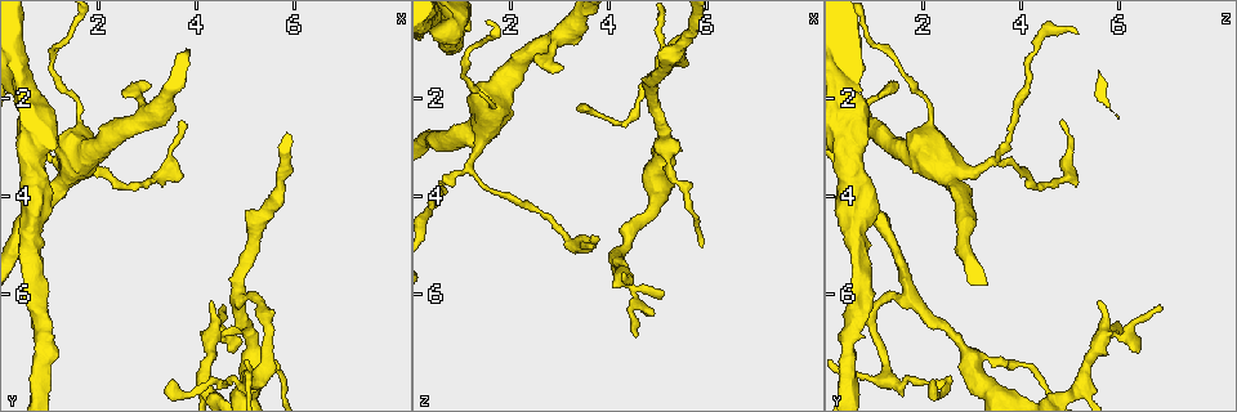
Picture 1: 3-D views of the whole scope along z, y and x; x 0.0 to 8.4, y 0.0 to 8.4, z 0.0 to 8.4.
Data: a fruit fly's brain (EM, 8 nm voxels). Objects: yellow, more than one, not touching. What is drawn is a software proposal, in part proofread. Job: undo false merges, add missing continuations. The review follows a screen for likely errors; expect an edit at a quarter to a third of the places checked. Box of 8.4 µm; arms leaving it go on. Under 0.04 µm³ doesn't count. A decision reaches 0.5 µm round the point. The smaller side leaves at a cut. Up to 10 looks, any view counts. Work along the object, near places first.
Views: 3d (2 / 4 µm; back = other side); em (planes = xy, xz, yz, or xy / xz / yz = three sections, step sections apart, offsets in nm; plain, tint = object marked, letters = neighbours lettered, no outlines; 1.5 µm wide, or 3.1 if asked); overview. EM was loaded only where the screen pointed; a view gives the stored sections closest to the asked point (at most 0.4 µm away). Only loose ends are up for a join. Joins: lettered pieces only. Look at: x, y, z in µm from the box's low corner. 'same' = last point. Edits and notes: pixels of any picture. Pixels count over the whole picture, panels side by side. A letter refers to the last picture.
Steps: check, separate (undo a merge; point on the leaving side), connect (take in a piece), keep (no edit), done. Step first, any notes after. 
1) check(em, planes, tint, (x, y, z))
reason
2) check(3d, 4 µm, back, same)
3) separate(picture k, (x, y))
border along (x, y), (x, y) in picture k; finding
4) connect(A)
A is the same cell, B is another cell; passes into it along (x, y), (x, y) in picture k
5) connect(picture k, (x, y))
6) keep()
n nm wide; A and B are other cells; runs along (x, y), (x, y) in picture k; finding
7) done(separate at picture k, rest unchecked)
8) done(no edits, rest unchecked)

check(em, yz, step 4, tint, (1.15, 3.30, 3.50))
small branch off a trunk

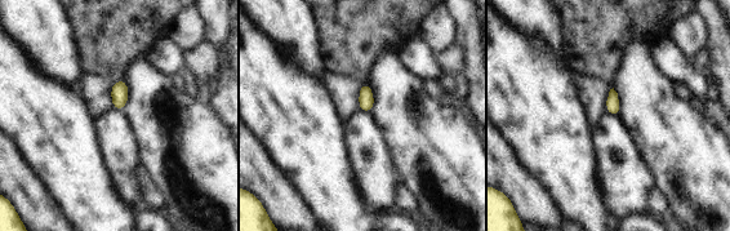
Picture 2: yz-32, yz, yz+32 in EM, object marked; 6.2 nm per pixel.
check(em, planes, letters, same)
another direction

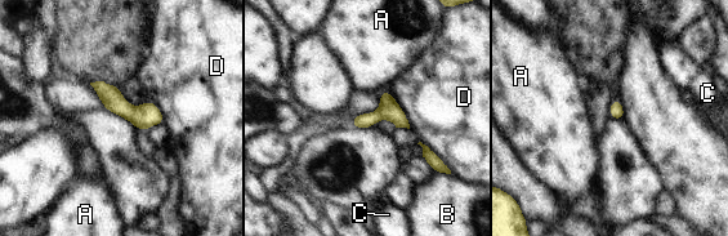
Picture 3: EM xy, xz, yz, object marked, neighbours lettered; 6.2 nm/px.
keep()
80 nm wide; A, B, C and D are other cells; runs along (97, 85), (126, 111), (160, 120) in picture 3; one neuron here

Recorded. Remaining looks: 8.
check(em, xy, step 8, letters, (3.70, 2.45, 4.80))
tapers out

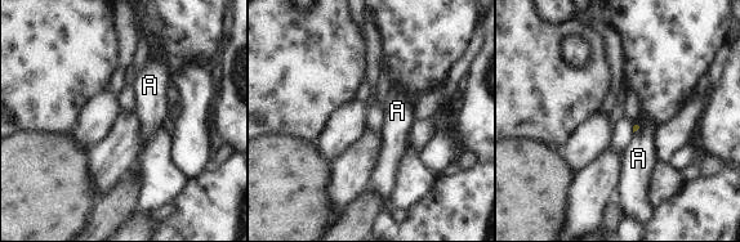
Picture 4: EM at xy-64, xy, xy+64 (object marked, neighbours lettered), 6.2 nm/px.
check(em, planes, letters, same)

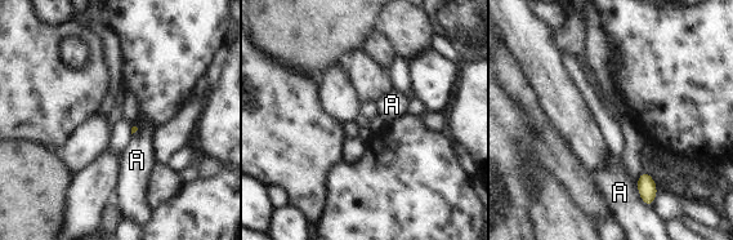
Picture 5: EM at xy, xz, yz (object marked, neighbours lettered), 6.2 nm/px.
keep()
A is another cell; border along (635, 182), (639, 198), (644, 203) in picture 5; none of them fits

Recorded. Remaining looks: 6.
check(em, planes, plain, (3.00, 1.70, 1.40))
free end

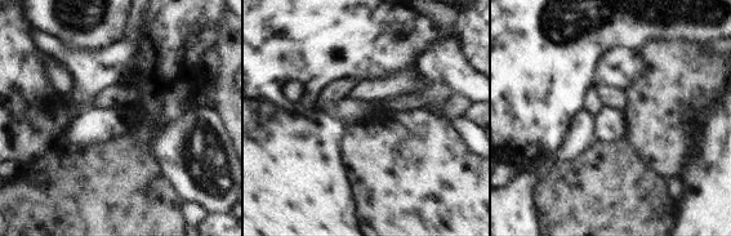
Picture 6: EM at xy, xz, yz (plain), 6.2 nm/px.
check(em, planes, letters, same)
what lies round it

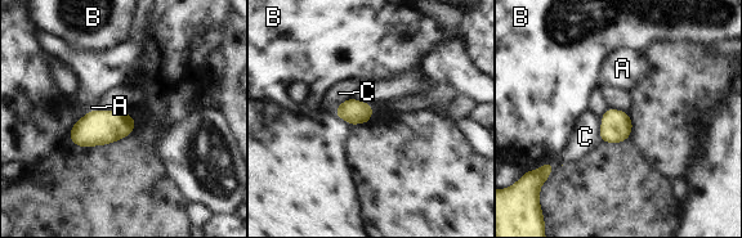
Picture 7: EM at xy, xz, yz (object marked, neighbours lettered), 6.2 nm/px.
keep()
150 nm wide; A, B and C are other cells; border along (600, 118), (598, 139) in picture 7; none of them fits

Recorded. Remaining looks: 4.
check(3d, 4 µm, (3.50, 7.80, 2.20))

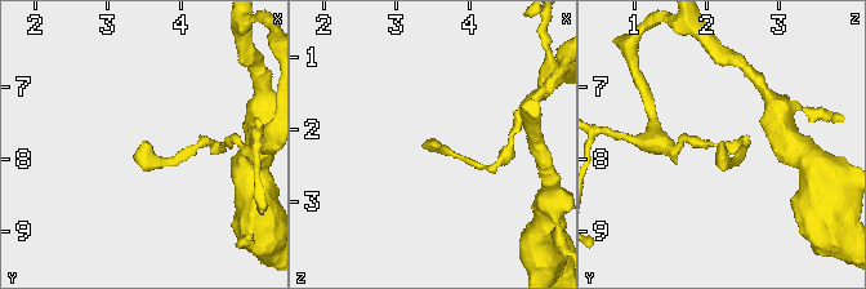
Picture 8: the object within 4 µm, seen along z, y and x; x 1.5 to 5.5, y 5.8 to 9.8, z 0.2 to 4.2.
check(em, xy, step 8, letters, (3.55, 7.70, 2.20))
need the tissue

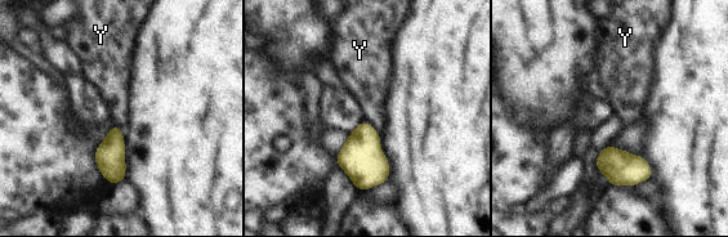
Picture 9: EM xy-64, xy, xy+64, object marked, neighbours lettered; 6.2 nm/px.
keep()
Y is another cell; none of them fits

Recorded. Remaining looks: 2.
done(no edits, rest unchecked)

